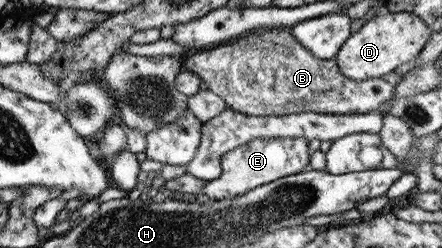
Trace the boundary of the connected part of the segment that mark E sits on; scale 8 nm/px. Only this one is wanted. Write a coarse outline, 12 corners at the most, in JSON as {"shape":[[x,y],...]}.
{"shape":[[304,138],[251,139],[218,177],[179,170],[171,185],[210,201],[307,170]]}

